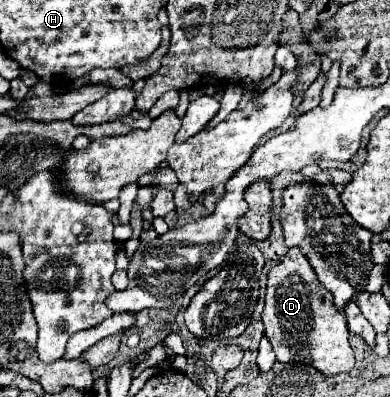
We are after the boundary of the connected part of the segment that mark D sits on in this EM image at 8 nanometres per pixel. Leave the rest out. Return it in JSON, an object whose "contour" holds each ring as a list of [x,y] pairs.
{"contour":[[[296,247],[290,249],[290,253],[268,273],[262,323],[264,337],[274,347],[280,363],[312,365],[324,375],[340,375],[352,369],[352,347],[348,343],[346,319],[342,311],[336,311],[332,293],[326,287],[320,287],[312,265]]]}

